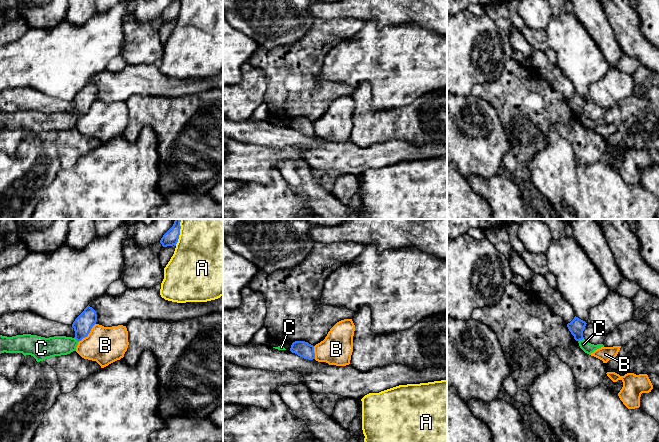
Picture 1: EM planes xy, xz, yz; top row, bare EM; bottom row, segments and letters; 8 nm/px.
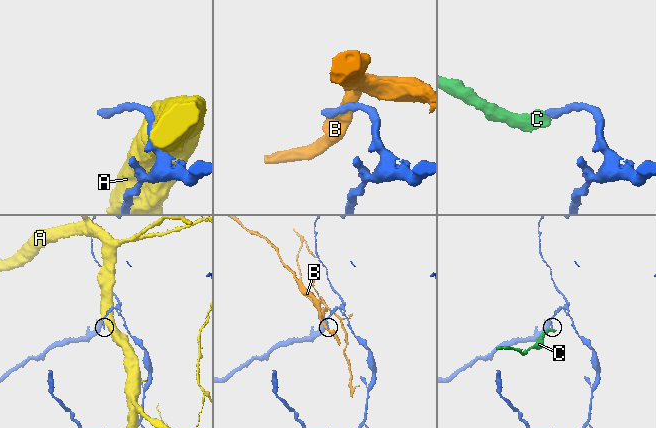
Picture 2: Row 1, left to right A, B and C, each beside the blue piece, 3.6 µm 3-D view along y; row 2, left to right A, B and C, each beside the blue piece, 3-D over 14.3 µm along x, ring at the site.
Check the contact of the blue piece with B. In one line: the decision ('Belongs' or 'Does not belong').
Does not belong

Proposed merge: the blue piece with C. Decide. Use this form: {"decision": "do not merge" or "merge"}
{"decision": "do not merge"}

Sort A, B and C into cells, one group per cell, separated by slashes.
A / B / C

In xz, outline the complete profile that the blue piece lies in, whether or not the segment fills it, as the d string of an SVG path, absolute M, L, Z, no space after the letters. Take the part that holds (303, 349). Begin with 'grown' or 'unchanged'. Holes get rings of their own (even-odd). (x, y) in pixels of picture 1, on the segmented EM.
unchanged | M305 341L293 342L290 351L304 359L315 359L314 346Z

